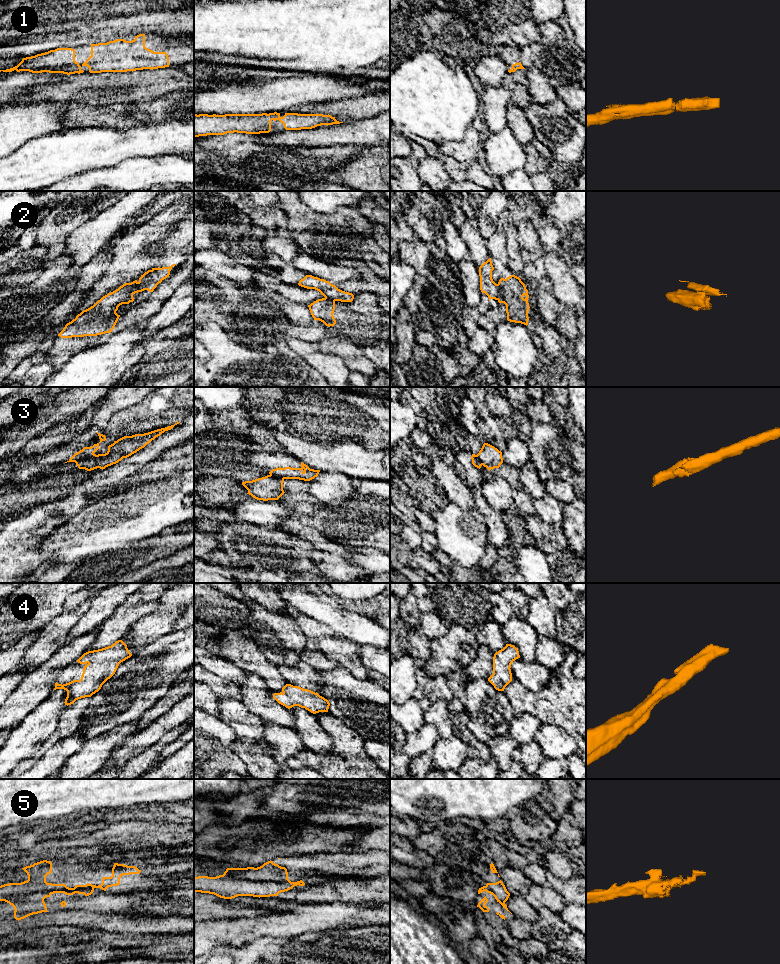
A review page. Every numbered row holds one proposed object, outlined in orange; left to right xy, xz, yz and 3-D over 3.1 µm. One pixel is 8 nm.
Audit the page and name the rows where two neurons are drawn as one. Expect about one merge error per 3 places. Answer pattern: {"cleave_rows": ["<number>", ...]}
{"cleave_rows": ["2", "3", "5"]}

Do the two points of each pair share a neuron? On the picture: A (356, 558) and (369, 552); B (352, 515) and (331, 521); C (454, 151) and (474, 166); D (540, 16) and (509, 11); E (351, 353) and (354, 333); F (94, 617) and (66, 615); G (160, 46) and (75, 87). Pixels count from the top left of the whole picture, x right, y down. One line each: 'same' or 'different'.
A: same
B: same
C: different
D: different
E: different
F: different
G: different

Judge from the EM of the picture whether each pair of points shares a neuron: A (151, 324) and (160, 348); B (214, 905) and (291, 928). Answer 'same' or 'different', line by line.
A: different
B: different

